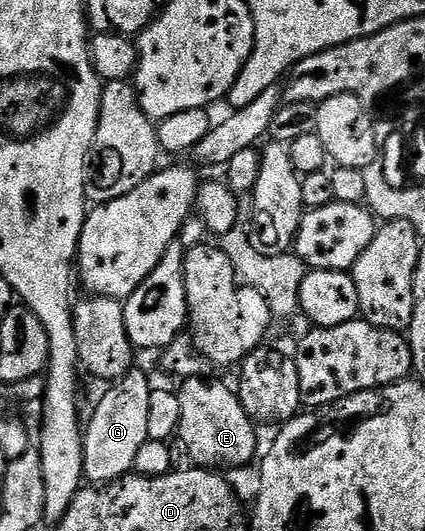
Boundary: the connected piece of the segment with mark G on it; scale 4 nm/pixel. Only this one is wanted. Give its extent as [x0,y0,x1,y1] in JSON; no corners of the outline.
[82,370,154,485]

